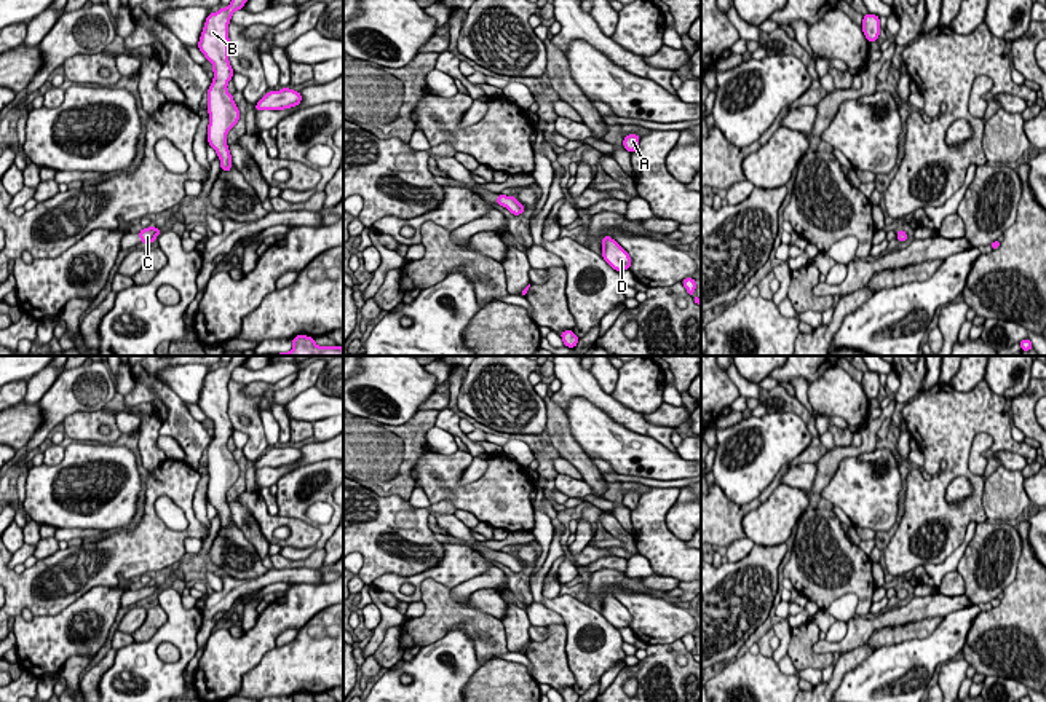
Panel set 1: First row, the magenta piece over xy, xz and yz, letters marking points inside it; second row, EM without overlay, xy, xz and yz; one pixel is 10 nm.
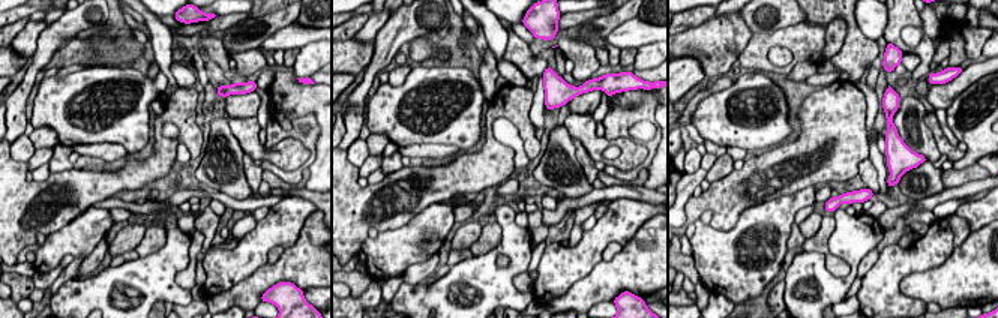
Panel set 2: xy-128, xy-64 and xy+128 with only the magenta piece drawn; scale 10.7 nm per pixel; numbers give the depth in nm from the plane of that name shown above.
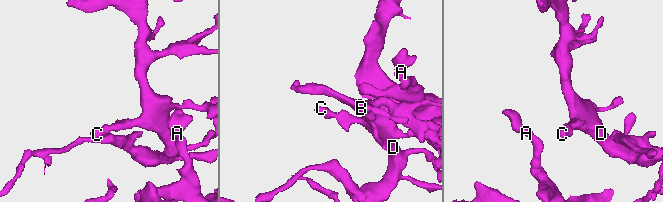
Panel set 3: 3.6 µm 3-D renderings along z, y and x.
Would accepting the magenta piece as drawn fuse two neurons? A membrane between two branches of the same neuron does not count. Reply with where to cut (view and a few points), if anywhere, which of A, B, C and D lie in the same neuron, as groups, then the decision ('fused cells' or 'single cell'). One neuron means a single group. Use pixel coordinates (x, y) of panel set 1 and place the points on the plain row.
no cut | A B C D | single cell

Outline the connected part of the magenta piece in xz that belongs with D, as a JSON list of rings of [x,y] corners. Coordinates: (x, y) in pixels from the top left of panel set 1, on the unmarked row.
[[[608,592],[602,595],[602,616],[616,629],[629,627],[631,613]]]

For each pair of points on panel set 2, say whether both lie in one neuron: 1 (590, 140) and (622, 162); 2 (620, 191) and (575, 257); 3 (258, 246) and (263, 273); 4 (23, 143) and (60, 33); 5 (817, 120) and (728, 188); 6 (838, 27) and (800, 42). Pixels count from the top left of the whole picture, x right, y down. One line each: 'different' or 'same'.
1: same
2: different
3: different
4: different
5: same
6: different

